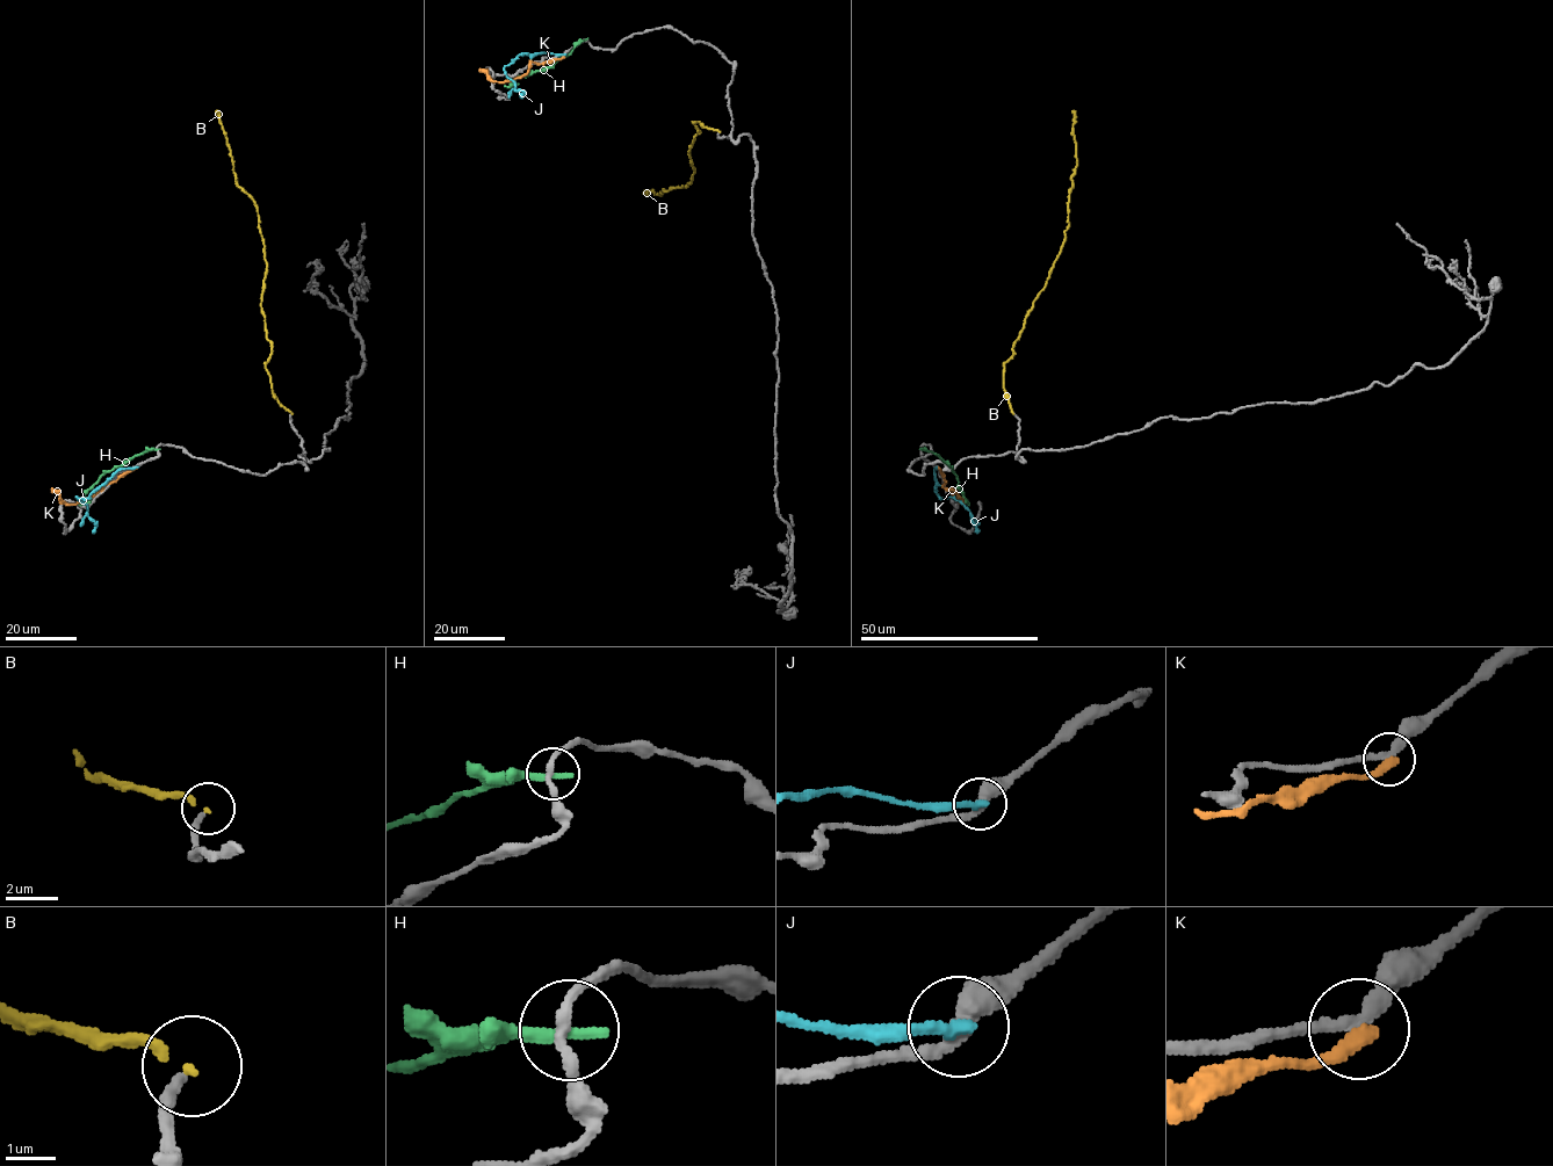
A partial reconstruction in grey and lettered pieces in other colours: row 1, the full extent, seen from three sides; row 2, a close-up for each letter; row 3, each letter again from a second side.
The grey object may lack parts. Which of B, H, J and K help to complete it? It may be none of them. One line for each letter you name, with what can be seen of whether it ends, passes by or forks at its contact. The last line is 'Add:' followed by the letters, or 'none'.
Add: none

